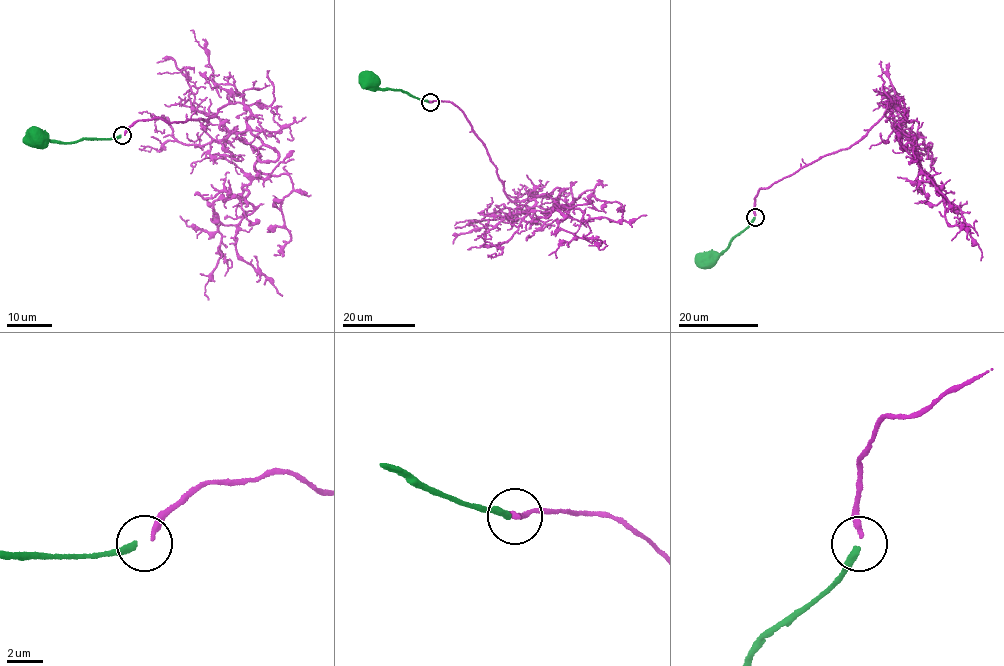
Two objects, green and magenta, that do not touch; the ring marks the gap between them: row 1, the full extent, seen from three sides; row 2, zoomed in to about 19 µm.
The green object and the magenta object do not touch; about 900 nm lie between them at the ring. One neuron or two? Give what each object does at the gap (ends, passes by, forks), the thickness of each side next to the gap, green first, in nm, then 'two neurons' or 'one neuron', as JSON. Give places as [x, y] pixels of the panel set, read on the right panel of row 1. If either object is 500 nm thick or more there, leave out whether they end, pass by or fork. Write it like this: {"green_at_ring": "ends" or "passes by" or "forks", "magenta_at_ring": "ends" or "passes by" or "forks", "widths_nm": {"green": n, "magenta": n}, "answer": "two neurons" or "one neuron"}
{"green_at_ring": "ends", "magenta_at_ring": "ends", "widths_nm": {"green": 380, "magenta": 280}, "answer": "one neuron"}

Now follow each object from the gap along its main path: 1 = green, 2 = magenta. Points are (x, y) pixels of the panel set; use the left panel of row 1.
1: (120, 135), (82, 138), (64, 143), (36, 138)
2: (124, 134), (139, 120), (206, 121), (240, 103), (260, 171), (235, 251), (282, 295)

